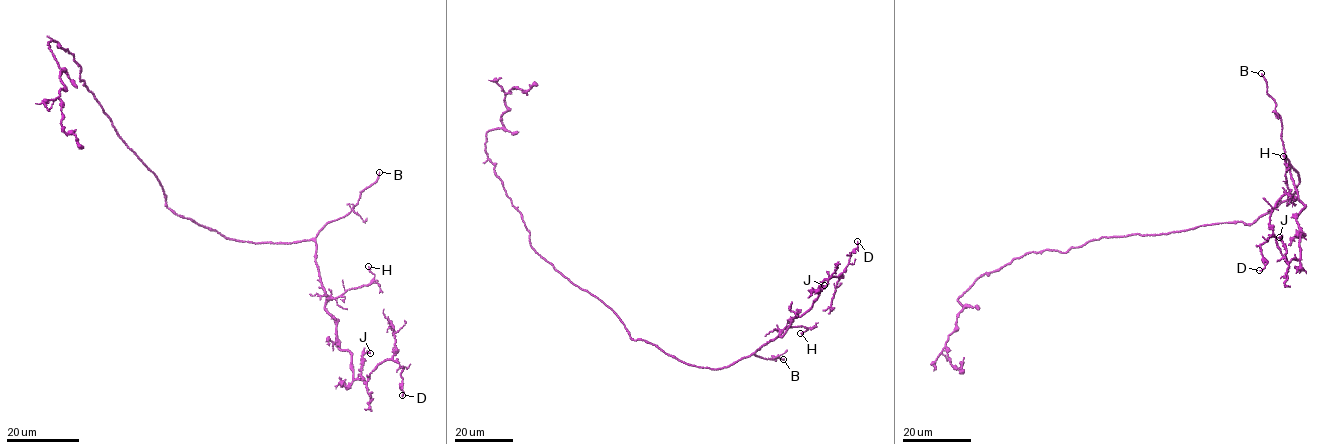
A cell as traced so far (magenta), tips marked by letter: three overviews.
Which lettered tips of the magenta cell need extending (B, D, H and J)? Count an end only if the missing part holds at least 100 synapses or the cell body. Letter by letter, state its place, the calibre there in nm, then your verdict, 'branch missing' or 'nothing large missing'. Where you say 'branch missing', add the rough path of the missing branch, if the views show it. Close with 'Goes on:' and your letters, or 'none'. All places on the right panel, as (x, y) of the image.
B: place (1261, 73); calibre 150 nm; branch missing; course (1261, 73), (1251, 65), (1258, 67), (1269, 89), (1274, 127)
D: place (1259, 270); calibre 120 nm; nothing large missing
H: place (1283, 156); calibre 320 nm; nothing large missing
J: place (1279, 237); calibre 90 nm; nothing large missing
Goes on: B

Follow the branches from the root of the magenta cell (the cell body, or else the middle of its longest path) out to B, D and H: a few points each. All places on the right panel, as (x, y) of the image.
B: (1234, 222), (1252, 224), (1289, 199), (1300, 180), (1298, 172), (1286, 156), (1281, 137), (1282, 122), (1261, 73)
D: (1234, 222), (1293, 195), (1300, 179), (1287, 158), (1305, 206), (1300, 258), (1286, 262), (1272, 236), (1259, 270)
H: (1234, 222), (1252, 224), (1293, 195), (1299, 174), (1285, 158), (1297, 198), (1291, 196), (1287, 185), (1283, 156)

